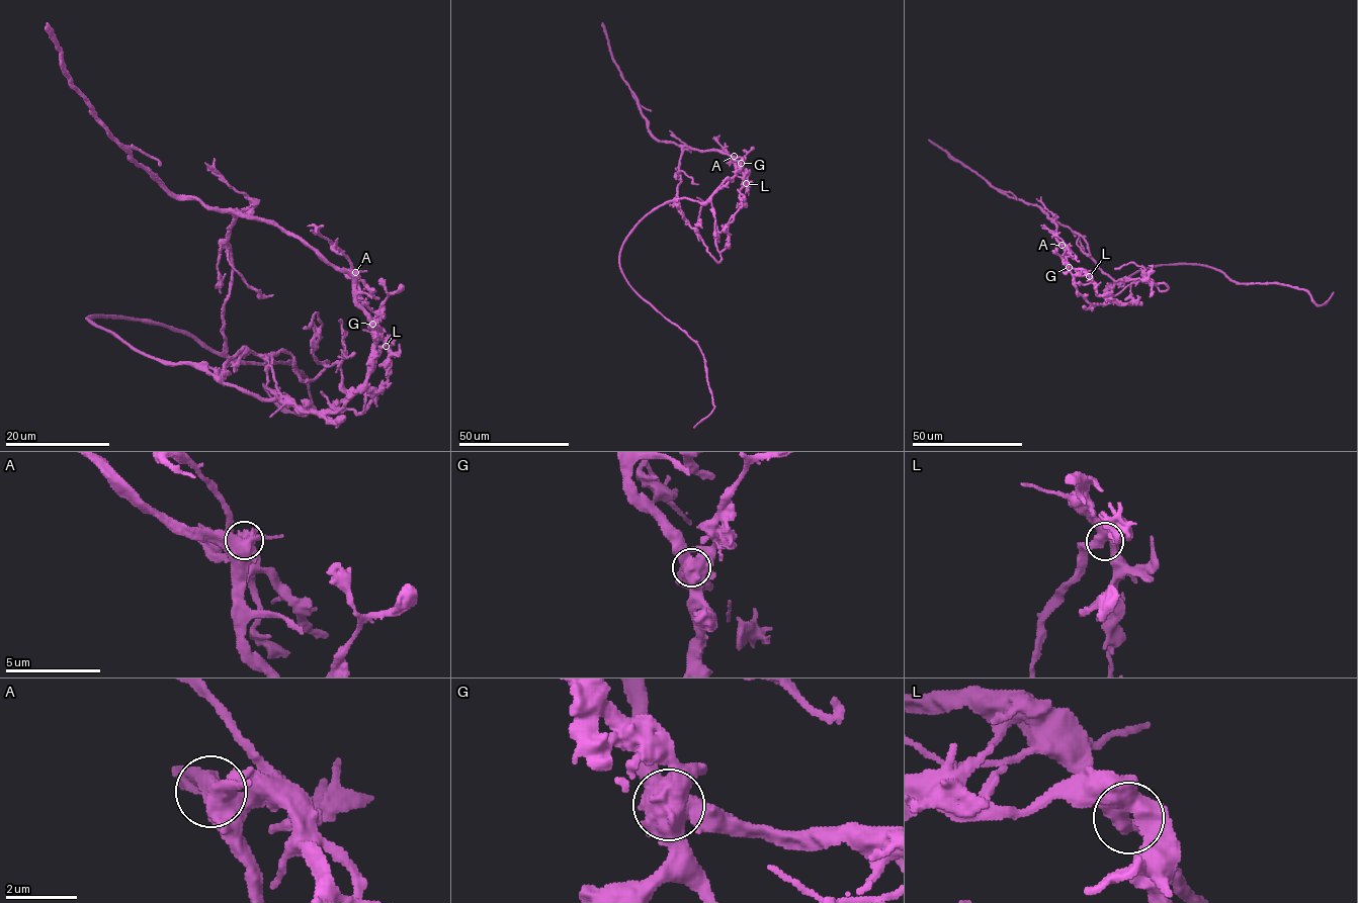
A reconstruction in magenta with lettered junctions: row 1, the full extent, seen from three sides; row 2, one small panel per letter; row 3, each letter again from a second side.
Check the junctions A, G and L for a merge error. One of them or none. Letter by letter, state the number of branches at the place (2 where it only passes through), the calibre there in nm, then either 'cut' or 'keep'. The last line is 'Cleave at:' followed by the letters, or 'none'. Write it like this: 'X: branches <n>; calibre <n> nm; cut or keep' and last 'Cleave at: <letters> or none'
A: branches 5; calibre 480 nm; keep
G: branches 4; calibre 650 nm; cut
L: branches 3; calibre 500 nm; keep
Cleave at: G

